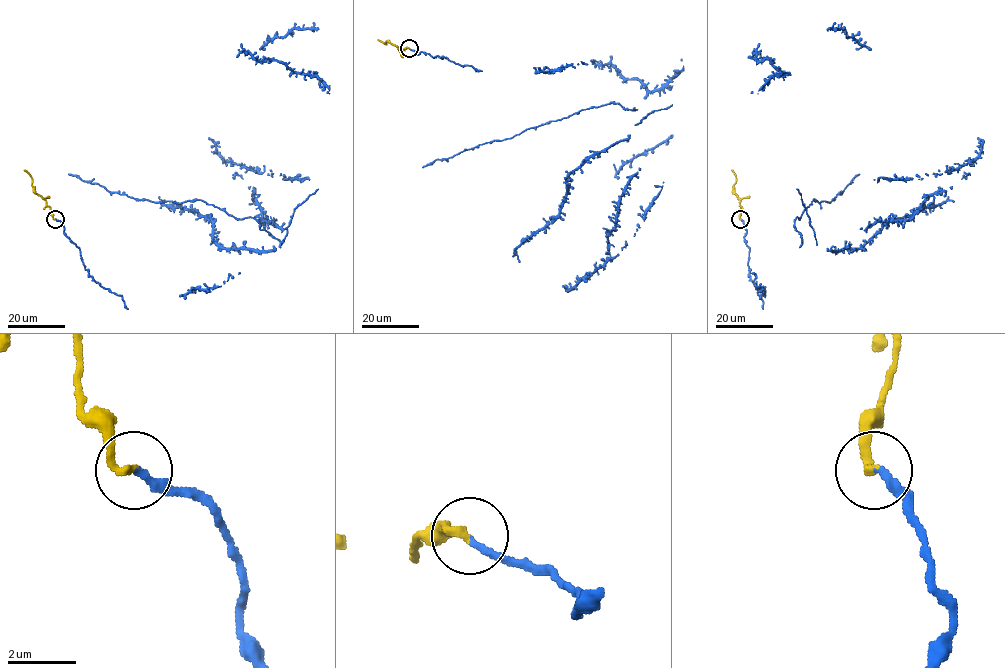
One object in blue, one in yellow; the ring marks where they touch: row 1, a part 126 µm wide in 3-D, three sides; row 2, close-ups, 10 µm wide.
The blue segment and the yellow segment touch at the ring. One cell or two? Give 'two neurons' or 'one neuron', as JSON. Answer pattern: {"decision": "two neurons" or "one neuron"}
{"decision": "two neurons"}

